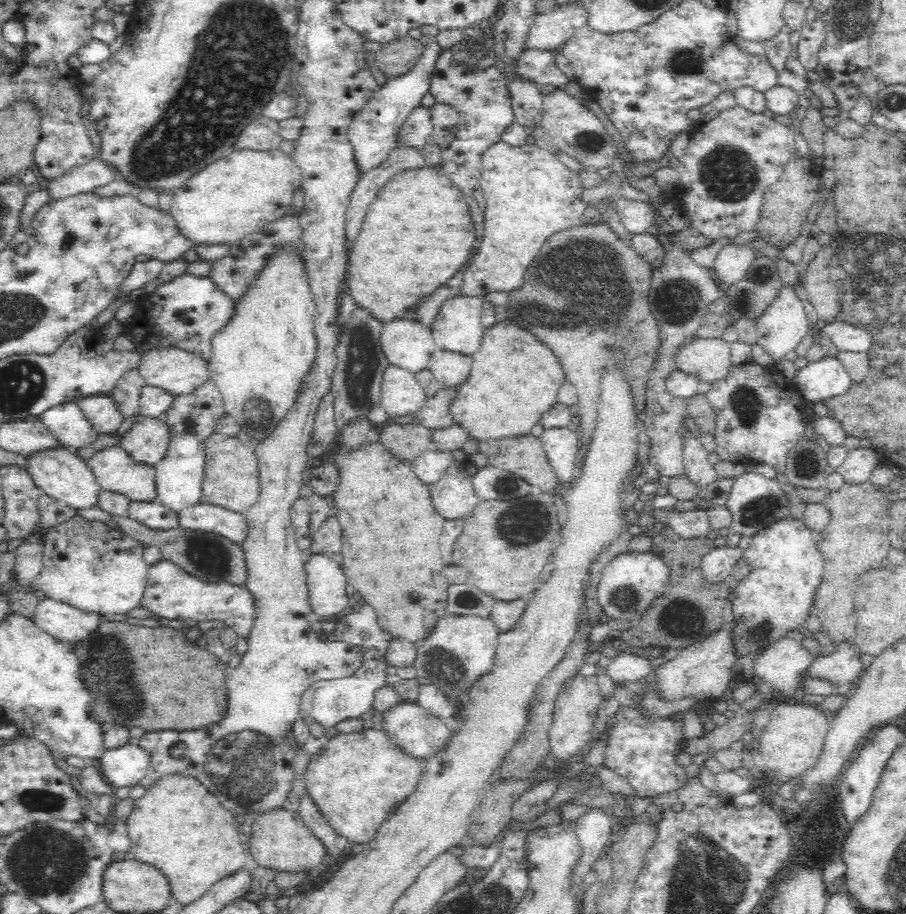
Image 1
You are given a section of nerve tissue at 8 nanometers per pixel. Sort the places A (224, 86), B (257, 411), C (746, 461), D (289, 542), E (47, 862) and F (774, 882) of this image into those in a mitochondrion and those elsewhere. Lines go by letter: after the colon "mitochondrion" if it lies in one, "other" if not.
A: mitochondrion
B: mitochondrion
C: other
D: other
E: mitochondrion
F: other

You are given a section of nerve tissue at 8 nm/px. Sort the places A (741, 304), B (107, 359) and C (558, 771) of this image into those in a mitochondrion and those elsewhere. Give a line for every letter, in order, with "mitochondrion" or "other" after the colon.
A: other
B: other
C: other

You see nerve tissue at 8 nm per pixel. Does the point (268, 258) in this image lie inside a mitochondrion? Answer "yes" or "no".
no

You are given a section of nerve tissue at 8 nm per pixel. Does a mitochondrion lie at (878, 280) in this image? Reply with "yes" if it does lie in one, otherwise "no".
yes

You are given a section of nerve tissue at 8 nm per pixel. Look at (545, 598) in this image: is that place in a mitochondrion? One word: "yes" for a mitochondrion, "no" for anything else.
no

